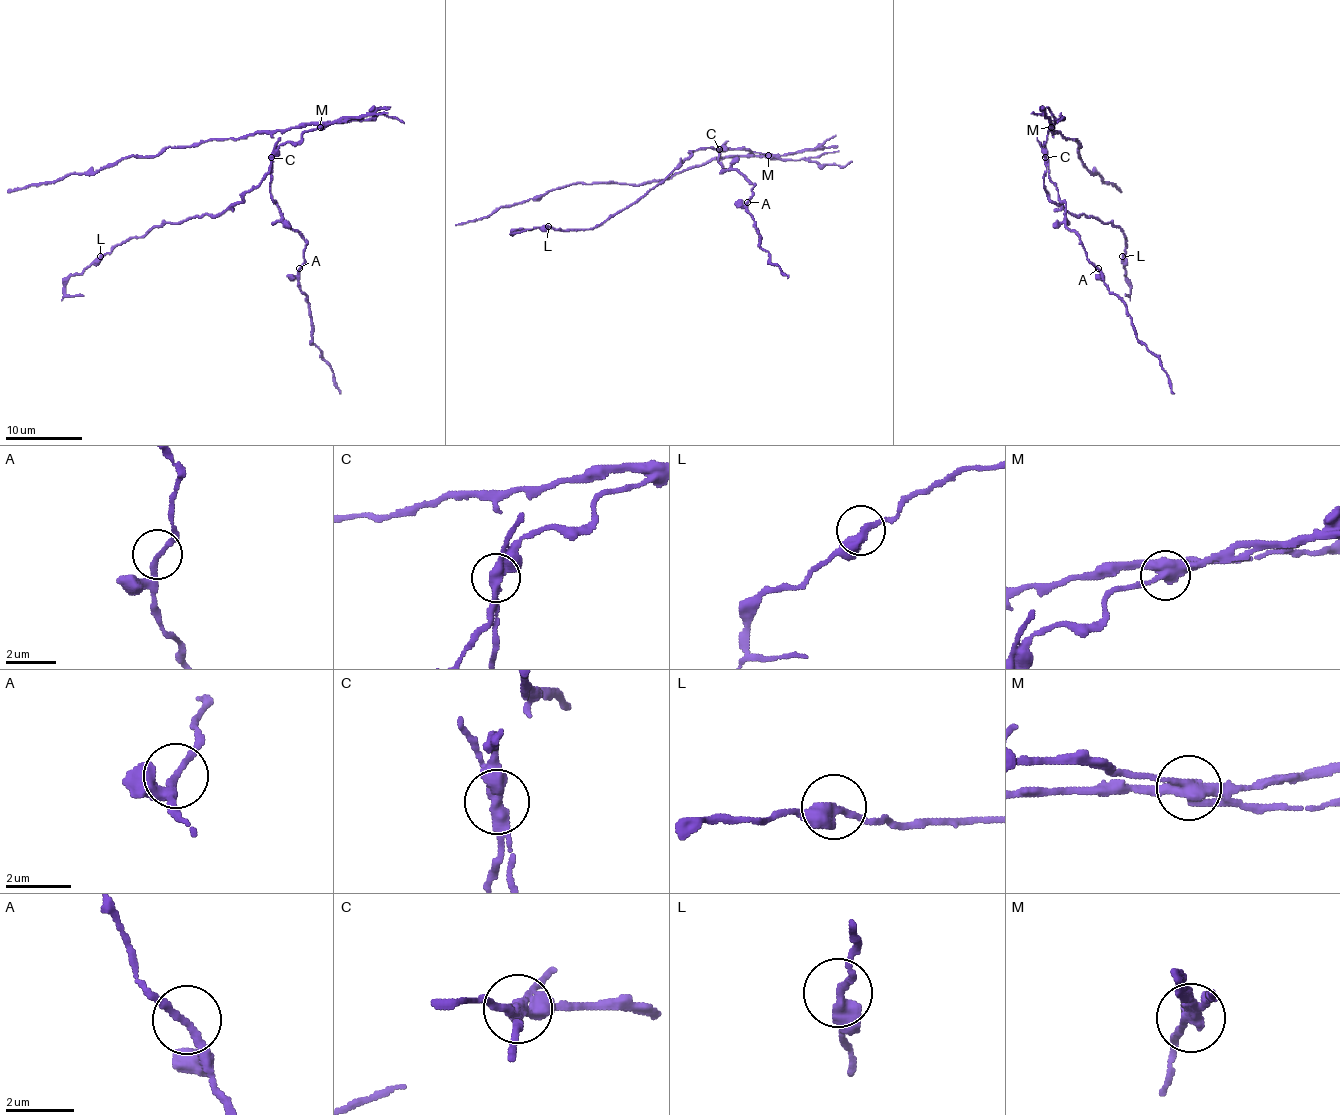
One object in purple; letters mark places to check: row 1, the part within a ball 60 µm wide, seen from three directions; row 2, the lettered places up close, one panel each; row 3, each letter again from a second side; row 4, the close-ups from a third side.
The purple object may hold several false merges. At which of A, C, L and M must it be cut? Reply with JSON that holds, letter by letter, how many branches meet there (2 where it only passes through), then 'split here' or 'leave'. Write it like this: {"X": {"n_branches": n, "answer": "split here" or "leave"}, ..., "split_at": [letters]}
{"A": {"n_branches": 2, "answer": "leave"}, "C": {"n_branches": 2, "answer": "split here"}, "L": {"n_branches": 2, "answer": "leave"}, "M": {"n_branches": 3, "answer": "split here"}, "split_at": ["C", "M"]}

